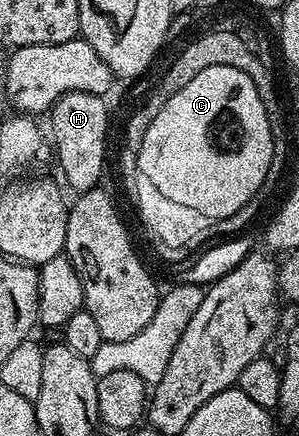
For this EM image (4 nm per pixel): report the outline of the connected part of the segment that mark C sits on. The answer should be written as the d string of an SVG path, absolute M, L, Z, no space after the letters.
M211 64L208 68L201 69L189 82L185 82L185 86L181 86L181 90L177 90L177 94L173 94L173 98L169 98L169 102L165 102L165 106L161 106L157 118L153 118L153 122L149 122L149 130L145 130L145 138L137 149L137 156L139 156L137 172L148 185L152 184L155 192L167 192L167 196L171 196L171 200L179 200L179 204L191 204L191 209L199 208L200 214L211 212L211 221L220 220L229 218L229 214L237 214L237 210L241 210L241 206L252 203L256 199L255 195L262 190L263 183L266 182L267 175L271 172L275 152L277 152L277 145L273 142L269 114L265 110L265 102L261 102L261 94L257 94L257 86L253 86L253 78L249 78L249 74L245 74L233 66L213 66Z

